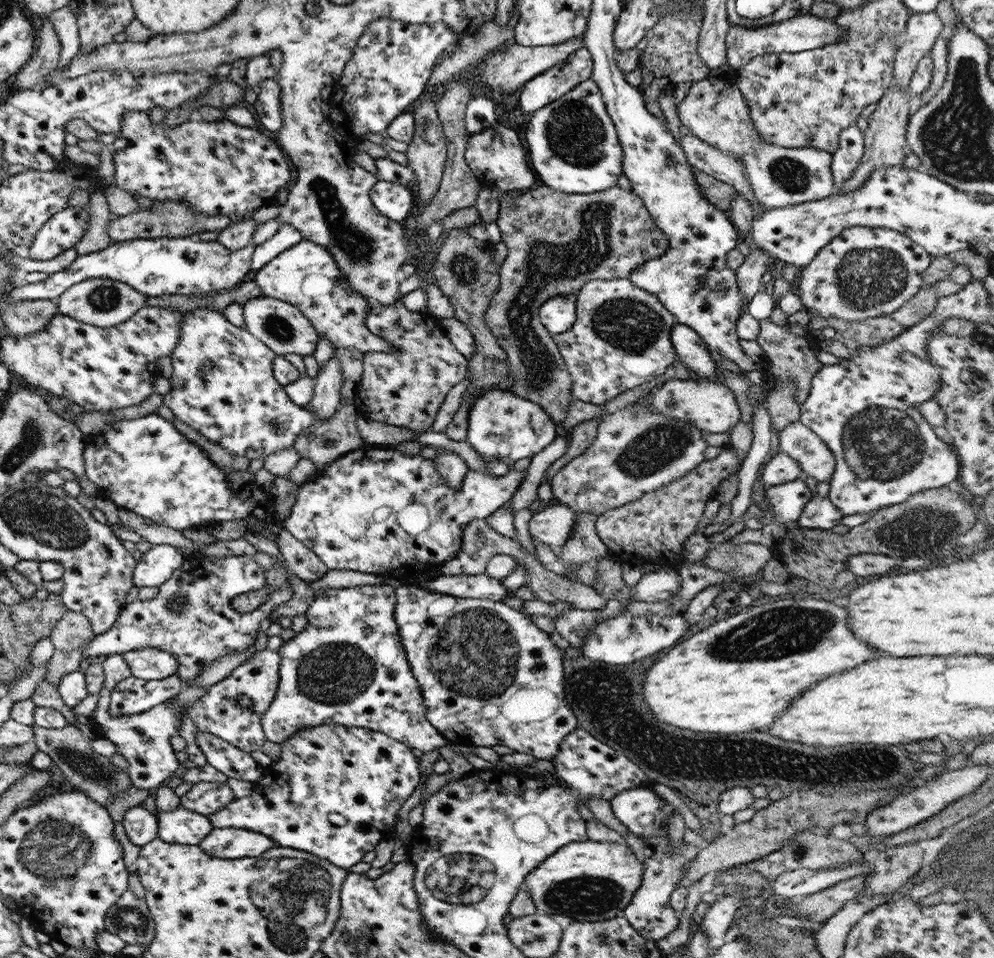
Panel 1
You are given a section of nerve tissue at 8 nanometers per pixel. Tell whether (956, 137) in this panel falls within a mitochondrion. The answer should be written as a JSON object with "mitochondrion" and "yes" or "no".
{"mitochondrion":"yes"}

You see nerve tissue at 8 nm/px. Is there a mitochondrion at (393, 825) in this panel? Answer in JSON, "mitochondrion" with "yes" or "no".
{"mitochondrion":"no"}

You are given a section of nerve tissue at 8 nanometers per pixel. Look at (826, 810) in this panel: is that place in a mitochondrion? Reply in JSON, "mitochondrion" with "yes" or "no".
{"mitochondrion":"yes"}

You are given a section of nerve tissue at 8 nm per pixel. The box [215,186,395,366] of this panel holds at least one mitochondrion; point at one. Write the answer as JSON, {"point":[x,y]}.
{"point":[277,327]}

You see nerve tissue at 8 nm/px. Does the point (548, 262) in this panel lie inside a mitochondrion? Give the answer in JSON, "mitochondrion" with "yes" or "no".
{"mitochondrion":"yes"}

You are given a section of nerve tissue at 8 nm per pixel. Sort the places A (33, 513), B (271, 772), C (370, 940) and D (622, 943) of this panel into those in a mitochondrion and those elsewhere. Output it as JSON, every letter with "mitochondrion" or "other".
{"A":"mitochondrion","B":"other","C":"other","D":"other"}

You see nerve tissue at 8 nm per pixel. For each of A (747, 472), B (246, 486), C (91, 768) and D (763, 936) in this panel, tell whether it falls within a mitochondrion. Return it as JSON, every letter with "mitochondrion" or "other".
{"A":"other","B":"other","C":"mitochondrion","D":"mitochondrion"}

